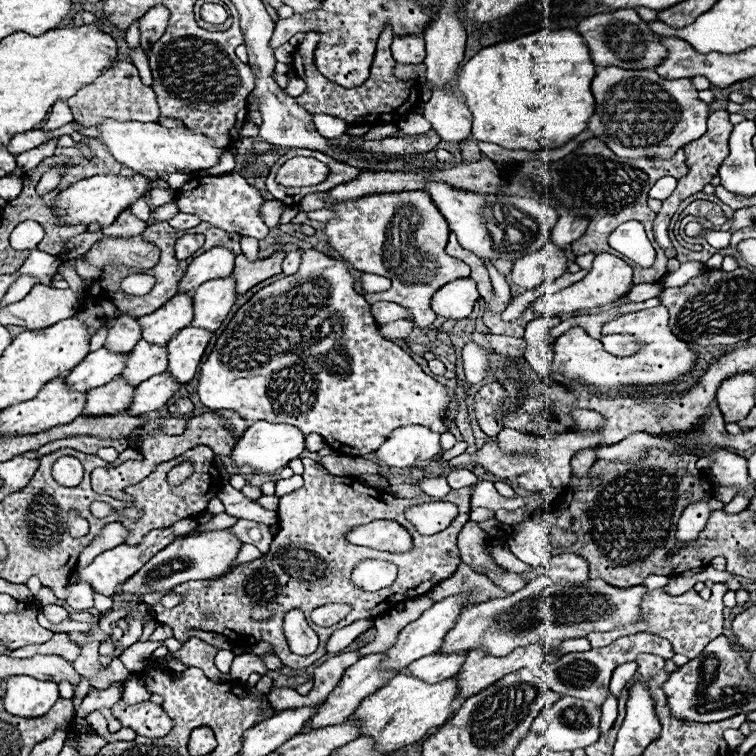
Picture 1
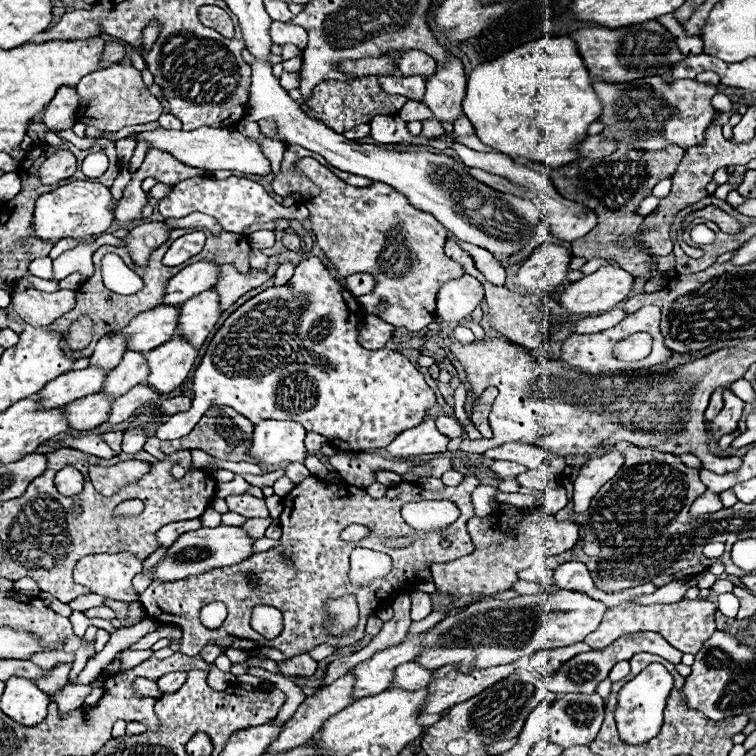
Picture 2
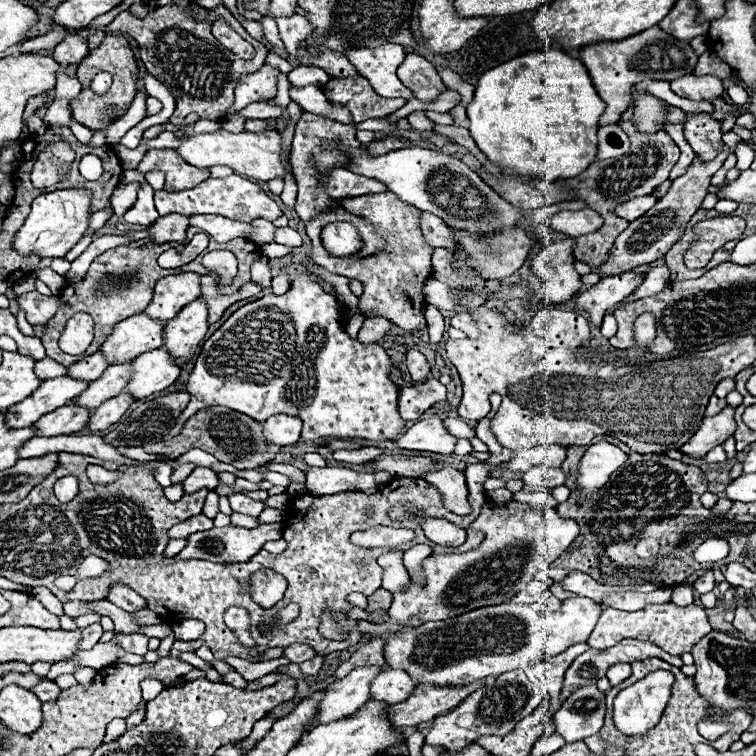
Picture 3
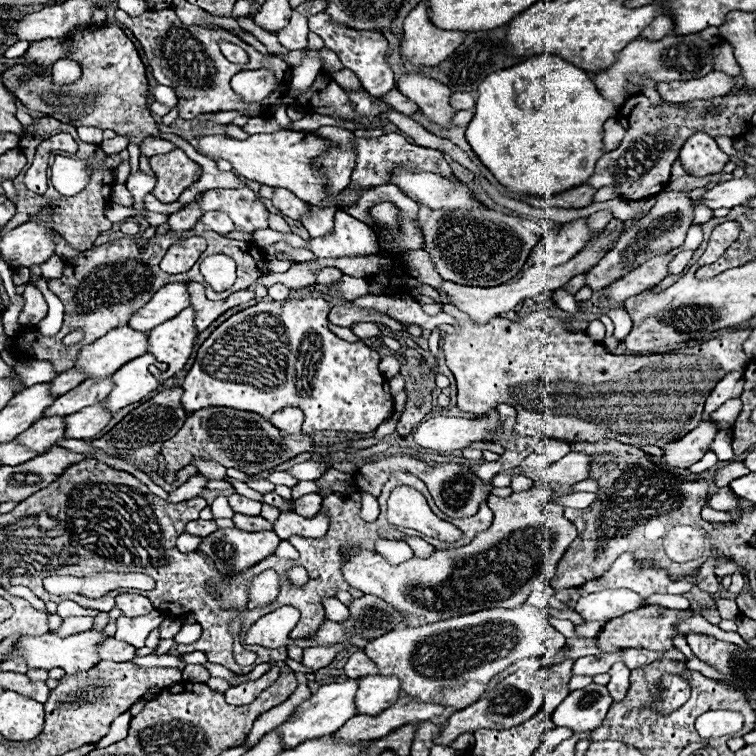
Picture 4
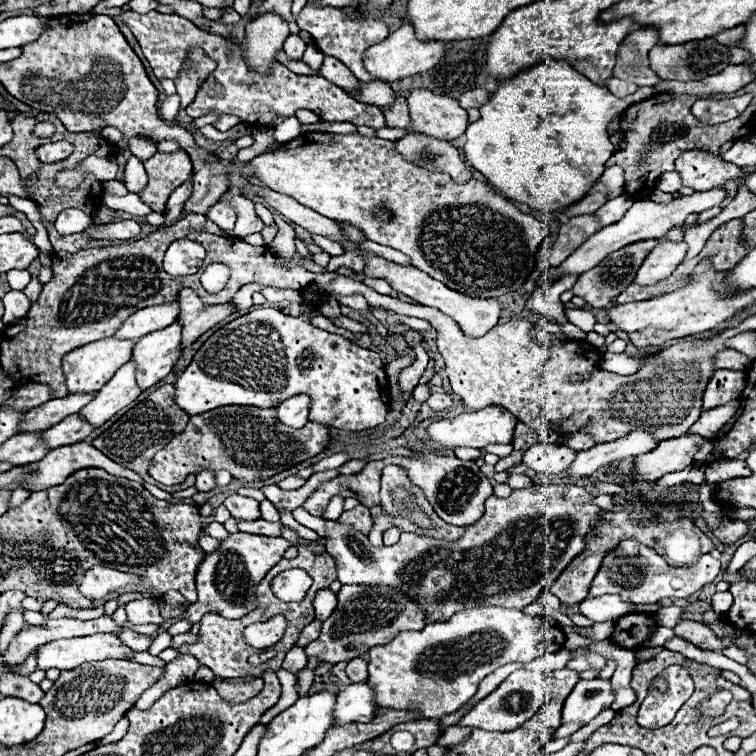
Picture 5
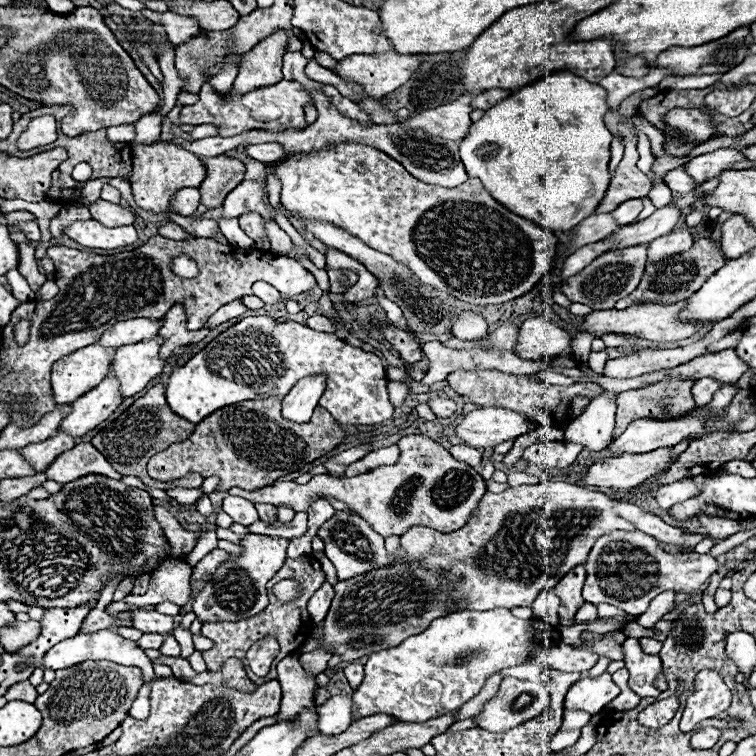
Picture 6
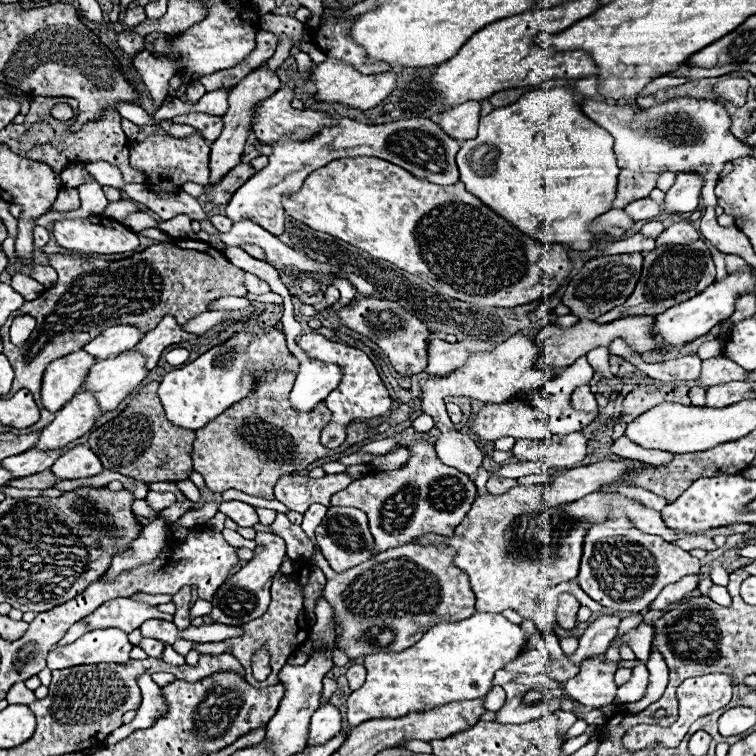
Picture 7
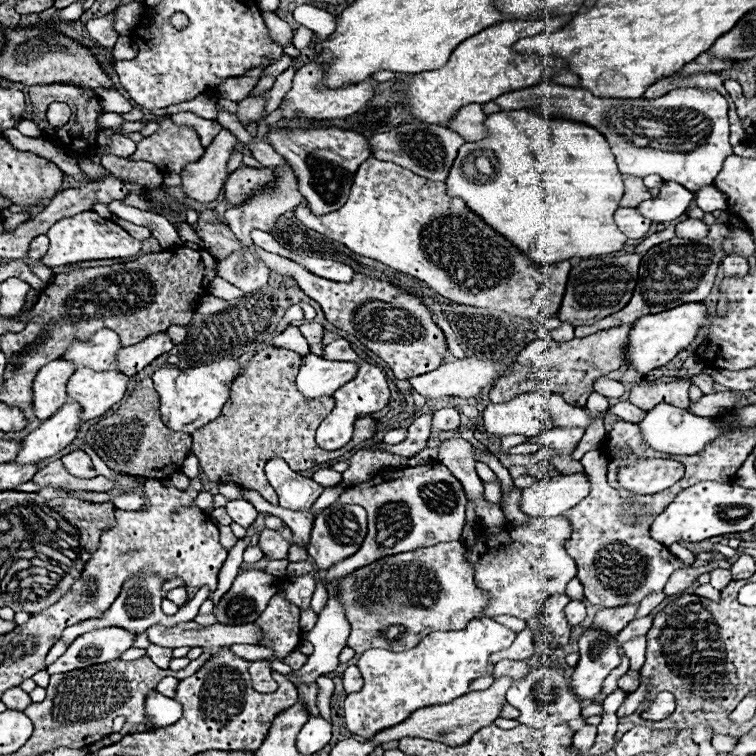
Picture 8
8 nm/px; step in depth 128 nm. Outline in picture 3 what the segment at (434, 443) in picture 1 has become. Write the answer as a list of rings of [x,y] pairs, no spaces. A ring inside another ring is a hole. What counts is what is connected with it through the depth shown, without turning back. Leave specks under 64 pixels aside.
[[[428,418],[416,422],[396,444],[406,450],[422,450],[422,452],[436,452],[436,454],[452,454],[458,438],[452,436],[442,418]]]

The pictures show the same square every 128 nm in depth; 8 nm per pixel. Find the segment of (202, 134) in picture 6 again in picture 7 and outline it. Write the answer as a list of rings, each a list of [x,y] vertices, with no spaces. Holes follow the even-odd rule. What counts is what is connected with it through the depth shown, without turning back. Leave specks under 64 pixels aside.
[[[162,120],[158,126],[160,126],[168,136],[180,136],[180,138],[182,138],[182,136],[186,136],[186,134],[190,134],[190,132],[192,132],[192,134],[196,132],[192,126],[174,124],[174,122],[170,122],[170,120]]]

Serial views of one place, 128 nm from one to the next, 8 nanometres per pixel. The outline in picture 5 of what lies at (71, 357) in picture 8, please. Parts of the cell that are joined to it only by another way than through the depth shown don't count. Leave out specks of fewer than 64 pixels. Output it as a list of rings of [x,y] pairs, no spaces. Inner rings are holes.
[[[178,302],[150,306],[144,310],[134,312],[116,332],[114,338],[120,340],[136,340],[144,334],[150,334],[152,330],[162,330],[164,326],[170,326],[178,318]]]

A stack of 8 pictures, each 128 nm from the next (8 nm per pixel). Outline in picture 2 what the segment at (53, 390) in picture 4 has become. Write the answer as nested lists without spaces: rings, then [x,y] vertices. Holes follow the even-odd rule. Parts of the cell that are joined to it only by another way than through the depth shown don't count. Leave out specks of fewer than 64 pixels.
[[[120,330],[110,332],[98,340],[94,354],[90,356],[90,366],[112,370],[112,366],[116,366],[116,362],[120,362],[124,350],[126,350],[126,344],[124,344],[122,332]]]

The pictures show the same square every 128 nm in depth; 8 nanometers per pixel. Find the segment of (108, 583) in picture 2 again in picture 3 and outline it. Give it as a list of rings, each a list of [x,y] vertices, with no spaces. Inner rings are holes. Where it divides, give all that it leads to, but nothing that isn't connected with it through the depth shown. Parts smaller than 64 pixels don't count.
[[[88,556],[80,564],[76,578],[96,578],[106,570],[108,570],[108,562],[104,562],[102,558],[96,558],[96,556]],[[116,584],[116,586],[110,590],[108,600],[110,600],[112,604],[120,606],[120,608],[126,610],[126,612],[138,612],[138,610],[148,608],[148,602],[146,602],[142,596],[138,596],[132,588],[122,586],[122,584]]]

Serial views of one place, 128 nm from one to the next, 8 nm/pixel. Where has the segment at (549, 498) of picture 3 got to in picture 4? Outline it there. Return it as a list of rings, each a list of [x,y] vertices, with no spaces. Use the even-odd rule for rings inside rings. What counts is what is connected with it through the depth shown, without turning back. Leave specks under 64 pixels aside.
[[[572,492],[556,500],[556,504],[566,508],[588,508],[594,502],[594,494],[590,492]]]

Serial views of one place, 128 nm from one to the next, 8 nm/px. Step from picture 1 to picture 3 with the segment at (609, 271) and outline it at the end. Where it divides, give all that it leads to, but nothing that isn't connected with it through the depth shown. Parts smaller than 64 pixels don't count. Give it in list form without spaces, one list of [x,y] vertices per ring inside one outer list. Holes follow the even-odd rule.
[[[624,272],[610,278],[600,278],[598,284],[576,296],[576,306],[590,312],[592,324],[600,326],[606,310],[618,306],[642,282],[644,282],[644,274],[638,272]]]

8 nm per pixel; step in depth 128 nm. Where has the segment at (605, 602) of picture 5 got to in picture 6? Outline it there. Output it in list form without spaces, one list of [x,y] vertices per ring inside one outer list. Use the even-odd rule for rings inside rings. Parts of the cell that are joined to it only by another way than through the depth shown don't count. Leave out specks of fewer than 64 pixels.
[[[586,602],[582,608],[578,608],[574,620],[576,620],[576,622],[592,622],[592,620],[596,620],[596,606]]]

